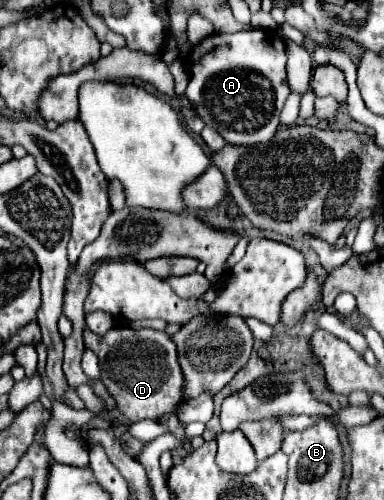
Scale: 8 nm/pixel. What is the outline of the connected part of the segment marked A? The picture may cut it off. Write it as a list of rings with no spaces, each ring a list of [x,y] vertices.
[[[254,28],[236,34],[212,34],[204,38],[190,52],[190,76],[192,78],[186,88],[190,106],[208,126],[216,128],[228,144],[260,144],[272,140],[280,124],[284,102],[290,96],[286,78],[286,44],[276,30]]]

